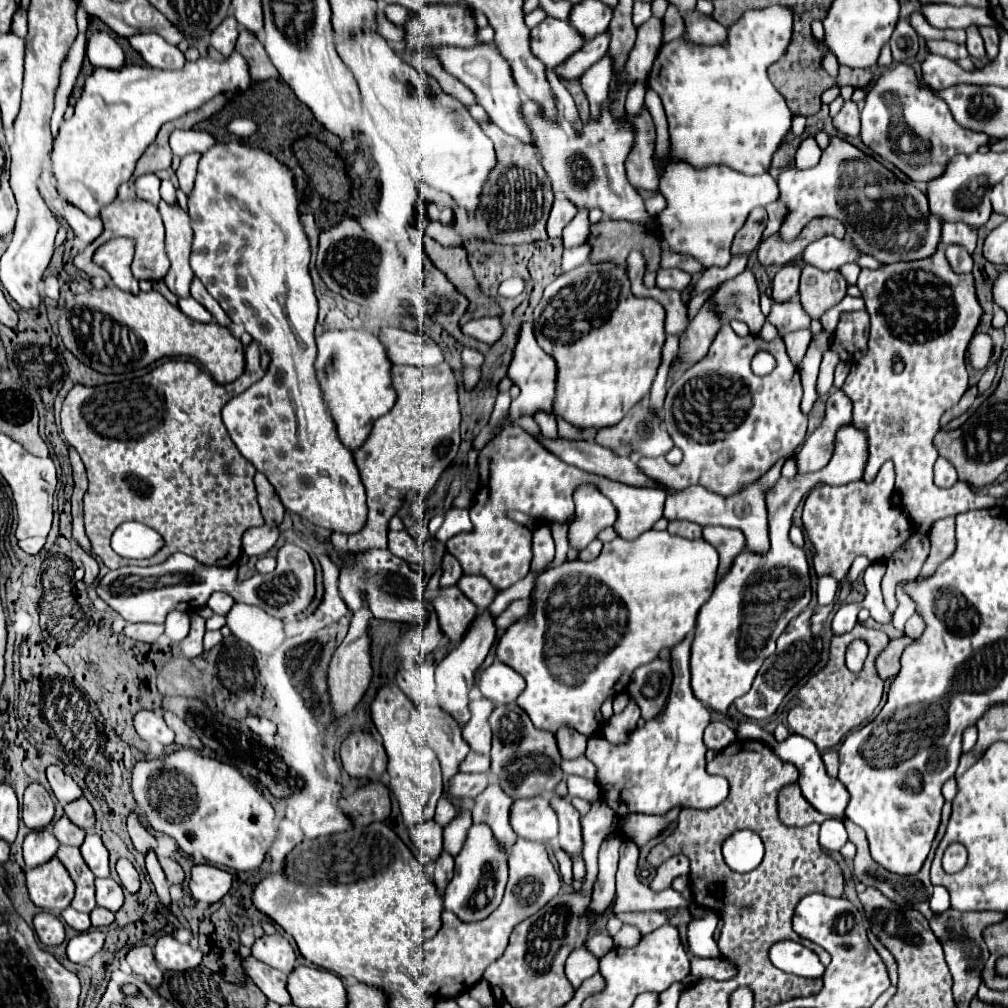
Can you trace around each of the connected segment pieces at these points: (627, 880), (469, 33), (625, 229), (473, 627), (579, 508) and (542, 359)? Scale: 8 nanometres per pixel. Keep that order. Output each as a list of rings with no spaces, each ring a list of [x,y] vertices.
[[[623,841],[619,849],[618,870],[616,873],[615,901],[611,903],[613,913],[639,911],[639,909],[685,909],[689,901],[675,889],[665,889],[653,893],[647,885],[637,879],[639,849],[633,841]]]
[[[425,5],[405,25],[407,45],[415,47],[415,49],[423,49],[423,47],[435,49],[437,45],[473,47],[479,43],[477,33],[479,33],[479,27],[475,23],[475,13],[469,9],[461,9],[461,5]]]
[[[603,217],[599,223],[591,225],[587,243],[591,245],[589,261],[593,263],[617,261],[619,265],[625,263],[631,249],[641,249],[641,253],[645,253],[647,271],[655,271],[659,267],[659,239],[649,233],[649,229],[631,225],[629,221],[615,221]]]
[[[483,609],[477,613],[477,617],[473,619],[473,623],[467,627],[463,641],[459,641],[459,645],[437,665],[435,671],[435,679],[437,679],[437,691],[439,691],[439,705],[453,715],[461,725],[465,725],[469,721],[469,691],[473,687],[473,675],[479,669],[479,665],[483,663],[483,659],[487,657],[491,645],[495,639],[495,619],[489,613],[489,609]]]
[[[581,485],[575,495],[575,517],[569,523],[569,547],[585,549],[605,527],[611,527],[617,519],[615,507],[593,485]]]
[[[523,321],[523,323],[521,323],[521,329],[519,329],[519,335],[517,335],[515,349],[513,349],[513,359],[511,359],[509,369],[507,369],[507,377],[509,377],[515,385],[519,385],[521,395],[511,401],[511,409],[509,409],[509,419],[507,419],[507,423],[511,423],[513,419],[517,419],[517,417],[523,415],[523,413],[533,415],[537,409],[543,409],[543,411],[551,413],[551,401],[553,401],[553,393],[555,393],[555,375],[557,375],[557,367],[555,367],[553,357],[549,357],[549,355],[537,345],[531,323]]]

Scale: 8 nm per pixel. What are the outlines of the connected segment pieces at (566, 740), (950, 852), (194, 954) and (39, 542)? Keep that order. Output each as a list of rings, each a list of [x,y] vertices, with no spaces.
[[[563,725],[561,731],[555,733],[557,737],[557,745],[559,745],[559,753],[563,759],[577,759],[585,753],[587,747],[587,739],[583,733],[577,733],[575,729],[569,729],[567,725]]]
[[[953,843],[944,852],[942,867],[947,873],[958,872],[966,865],[967,858],[967,849],[961,843]]]
[[[165,935],[165,937],[157,939],[155,961],[159,963],[159,967],[169,969],[169,971],[185,971],[185,969],[193,969],[201,963],[201,951]]]
[[[33,537],[33,539],[19,541],[19,547],[21,547],[25,553],[29,553],[29,555],[37,555],[37,553],[43,549],[43,543],[45,543],[45,539],[41,539],[41,537]]]

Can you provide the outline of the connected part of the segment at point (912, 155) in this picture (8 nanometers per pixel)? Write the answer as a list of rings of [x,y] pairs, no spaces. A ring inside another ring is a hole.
[[[897,63],[881,73],[865,97],[865,107],[861,111],[861,141],[873,153],[899,167],[909,179],[927,183],[945,171],[953,155],[971,155],[983,143],[989,143],[989,137],[961,127],[953,119],[949,107],[935,97],[929,87],[923,89],[919,85],[915,69]]]

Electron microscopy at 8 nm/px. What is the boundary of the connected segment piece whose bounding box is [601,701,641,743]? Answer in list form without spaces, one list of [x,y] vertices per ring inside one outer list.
[[[631,701],[621,713],[613,715],[605,725],[603,725],[603,737],[609,743],[625,743],[629,739],[629,733],[633,733],[633,729],[637,729],[637,721],[639,721],[641,713],[635,701]]]

